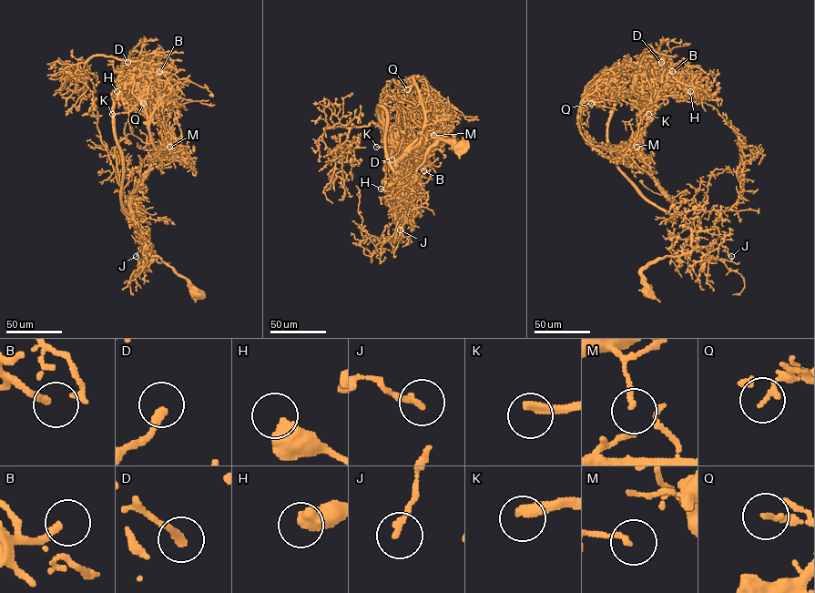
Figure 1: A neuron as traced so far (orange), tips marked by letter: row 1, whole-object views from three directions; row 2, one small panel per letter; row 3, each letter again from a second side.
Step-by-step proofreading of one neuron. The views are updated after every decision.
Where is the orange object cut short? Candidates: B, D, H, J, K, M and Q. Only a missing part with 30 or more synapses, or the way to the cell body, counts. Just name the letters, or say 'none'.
B, D

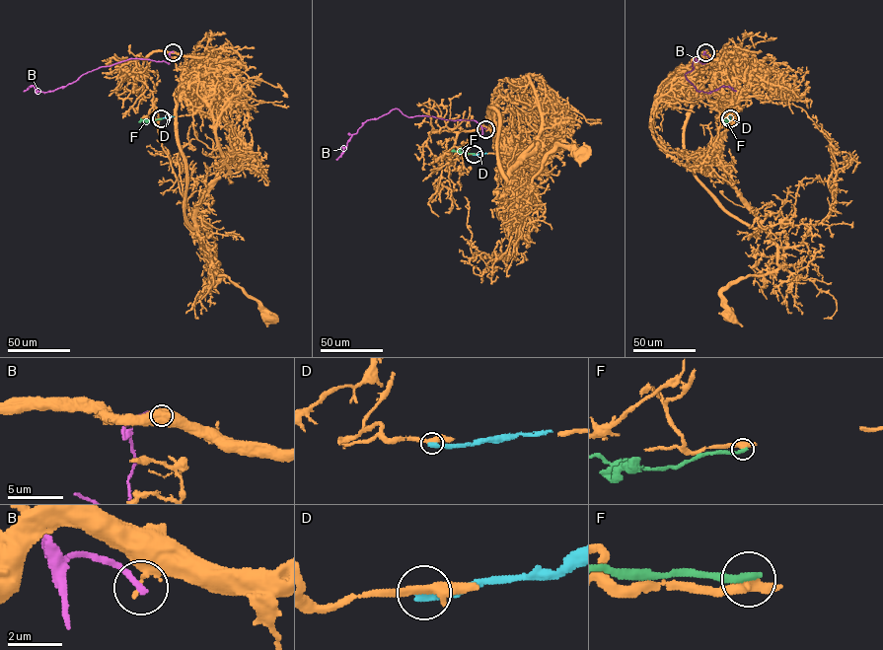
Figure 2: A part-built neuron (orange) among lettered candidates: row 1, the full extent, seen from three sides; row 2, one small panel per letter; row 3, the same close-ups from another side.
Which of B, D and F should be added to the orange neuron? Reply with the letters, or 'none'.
none

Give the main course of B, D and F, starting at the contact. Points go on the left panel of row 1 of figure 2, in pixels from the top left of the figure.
B: (173, 51), (169, 53), (169, 64), (130, 58), (99, 67), (53, 91), (44, 93), (32, 86), (24, 91)
D: (160, 118), (174, 116)
F: (161, 118), (138, 122)

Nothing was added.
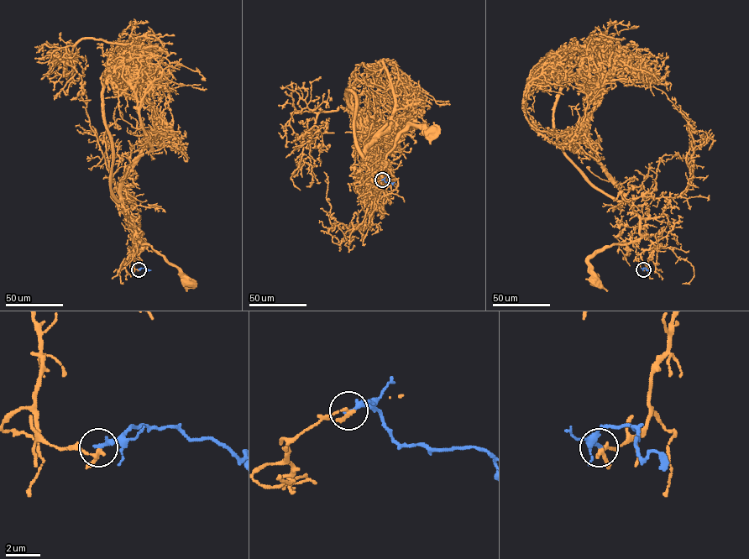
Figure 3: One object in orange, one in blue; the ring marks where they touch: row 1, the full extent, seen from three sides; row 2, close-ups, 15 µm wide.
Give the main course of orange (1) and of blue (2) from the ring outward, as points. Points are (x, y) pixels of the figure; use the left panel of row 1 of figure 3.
1: (138, 269), (134, 268), (133, 254), (133, 244), (138, 237), (142, 244), (148, 244), (174, 264), (190, 282)
2: (138, 269), (150, 270)

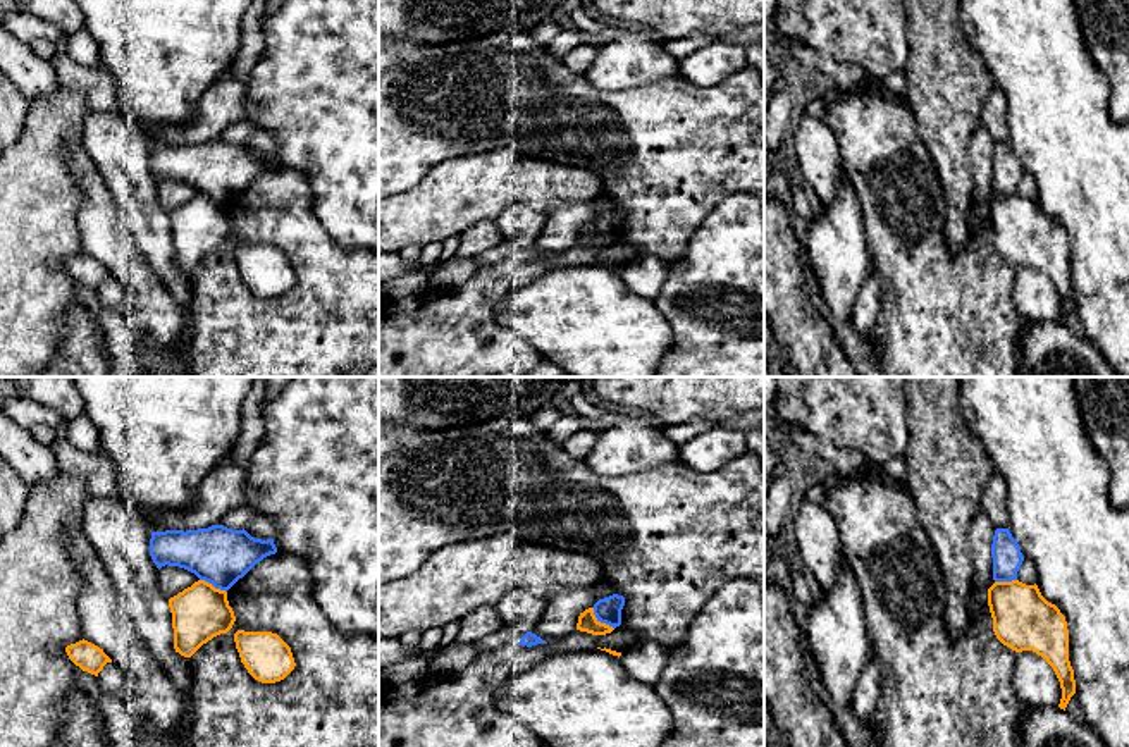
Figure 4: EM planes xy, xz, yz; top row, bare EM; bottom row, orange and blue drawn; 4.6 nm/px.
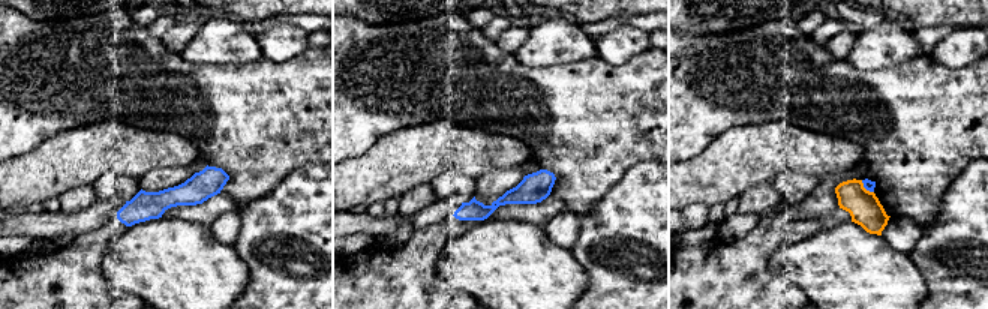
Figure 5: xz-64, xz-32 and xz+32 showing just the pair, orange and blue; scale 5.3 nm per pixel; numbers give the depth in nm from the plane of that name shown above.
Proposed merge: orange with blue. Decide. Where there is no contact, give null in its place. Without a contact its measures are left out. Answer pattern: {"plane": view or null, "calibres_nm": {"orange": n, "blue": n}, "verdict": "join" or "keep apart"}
{"plane": "xz", "calibres_nm": {"orange": 90, "blue": 120}, "verdict": "keep apart"}

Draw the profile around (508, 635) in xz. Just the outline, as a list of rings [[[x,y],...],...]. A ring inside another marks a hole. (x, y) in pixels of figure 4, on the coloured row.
[[[504,627],[503,630],[480,639],[475,645],[477,645],[477,652],[482,654],[485,651],[506,647],[509,644],[532,647],[547,642],[537,637],[535,633],[527,632],[521,627]]]

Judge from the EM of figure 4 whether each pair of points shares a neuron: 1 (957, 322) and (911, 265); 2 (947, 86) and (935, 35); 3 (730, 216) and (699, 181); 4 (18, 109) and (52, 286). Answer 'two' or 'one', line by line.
1: one
2: one
3: two
4: two

